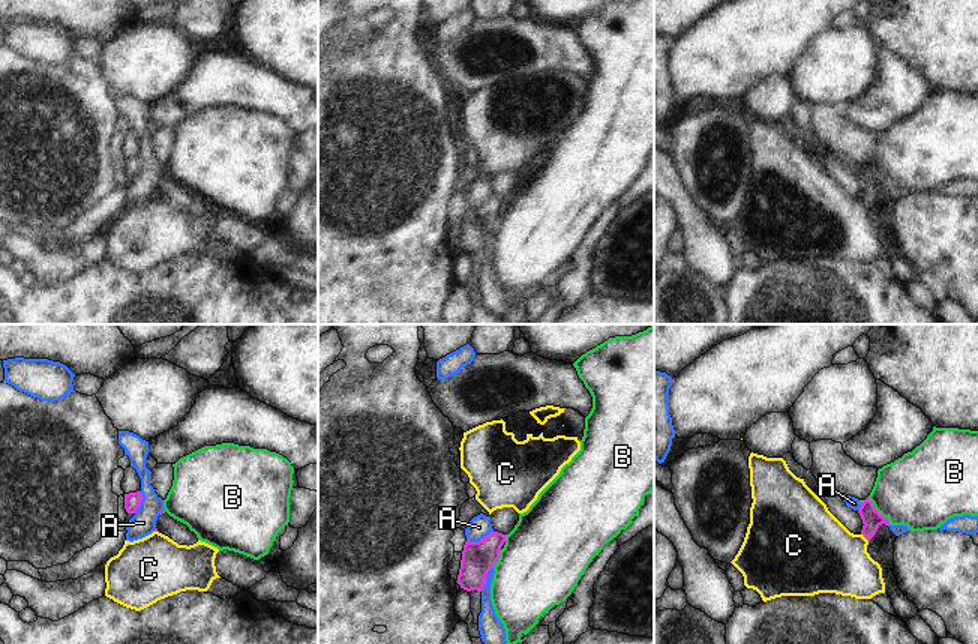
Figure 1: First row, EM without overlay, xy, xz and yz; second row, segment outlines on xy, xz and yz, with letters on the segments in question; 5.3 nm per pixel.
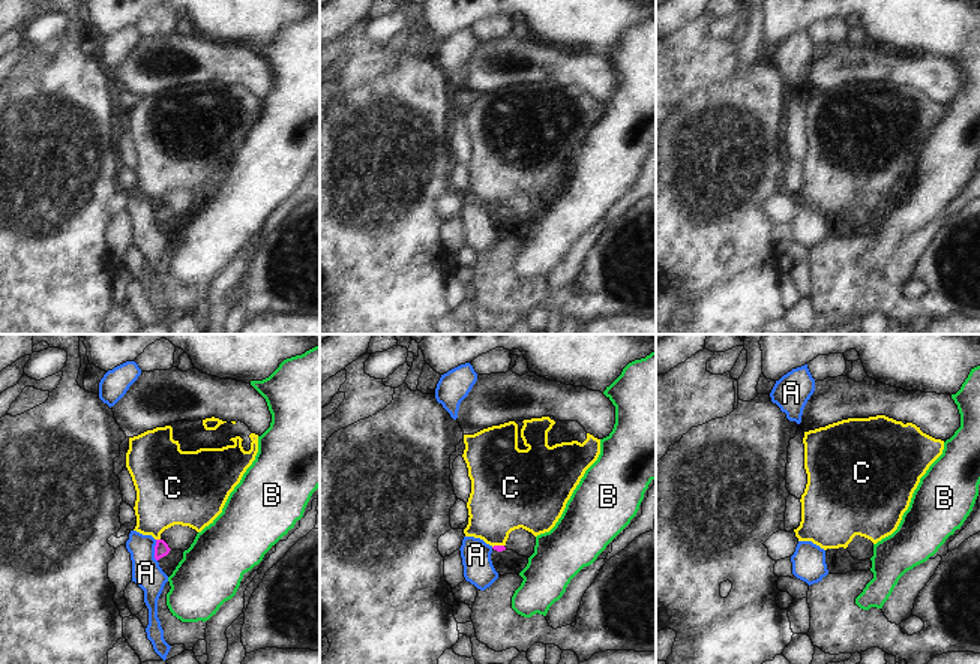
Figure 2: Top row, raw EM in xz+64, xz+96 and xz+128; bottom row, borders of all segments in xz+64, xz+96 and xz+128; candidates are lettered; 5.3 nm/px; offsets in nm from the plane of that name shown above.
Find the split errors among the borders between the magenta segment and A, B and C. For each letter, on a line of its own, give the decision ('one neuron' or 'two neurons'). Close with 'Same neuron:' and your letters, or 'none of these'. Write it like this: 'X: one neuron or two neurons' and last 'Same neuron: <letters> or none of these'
A: two neurons
B: two neurons
C: two neurons
Same neuron: none of these

